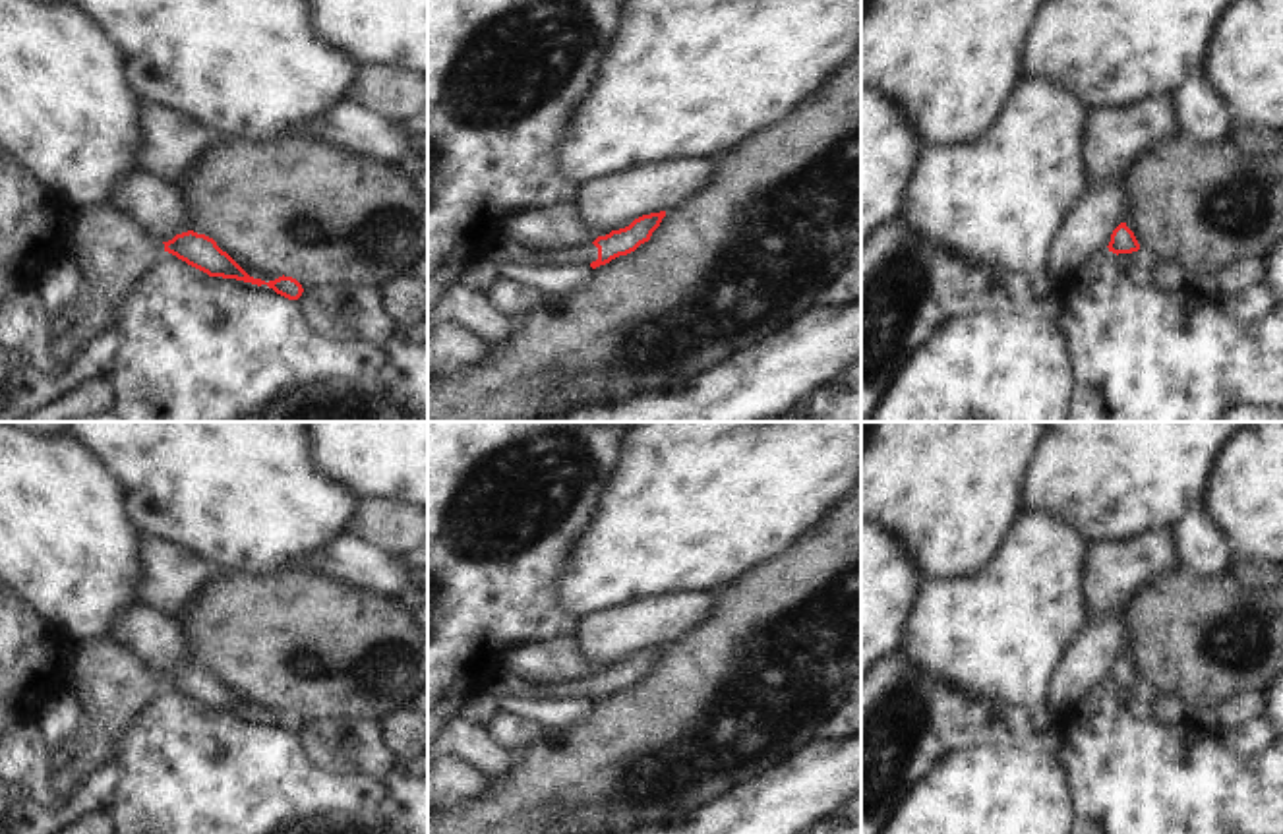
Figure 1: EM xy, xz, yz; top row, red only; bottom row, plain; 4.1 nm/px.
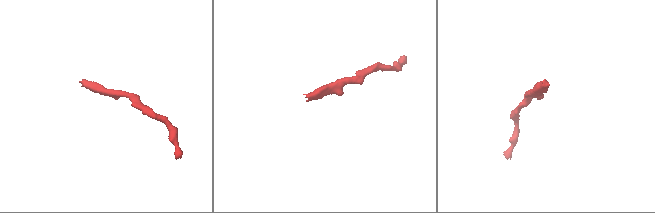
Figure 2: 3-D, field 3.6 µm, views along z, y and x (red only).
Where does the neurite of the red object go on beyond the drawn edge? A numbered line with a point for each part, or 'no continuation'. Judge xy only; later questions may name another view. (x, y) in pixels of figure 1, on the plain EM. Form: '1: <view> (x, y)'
no continuation

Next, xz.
1: xz (585, 687)

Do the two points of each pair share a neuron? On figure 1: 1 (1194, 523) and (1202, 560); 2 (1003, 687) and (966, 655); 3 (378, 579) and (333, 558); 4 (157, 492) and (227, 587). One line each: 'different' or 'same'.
1: same
2: same
3: same
4: different

